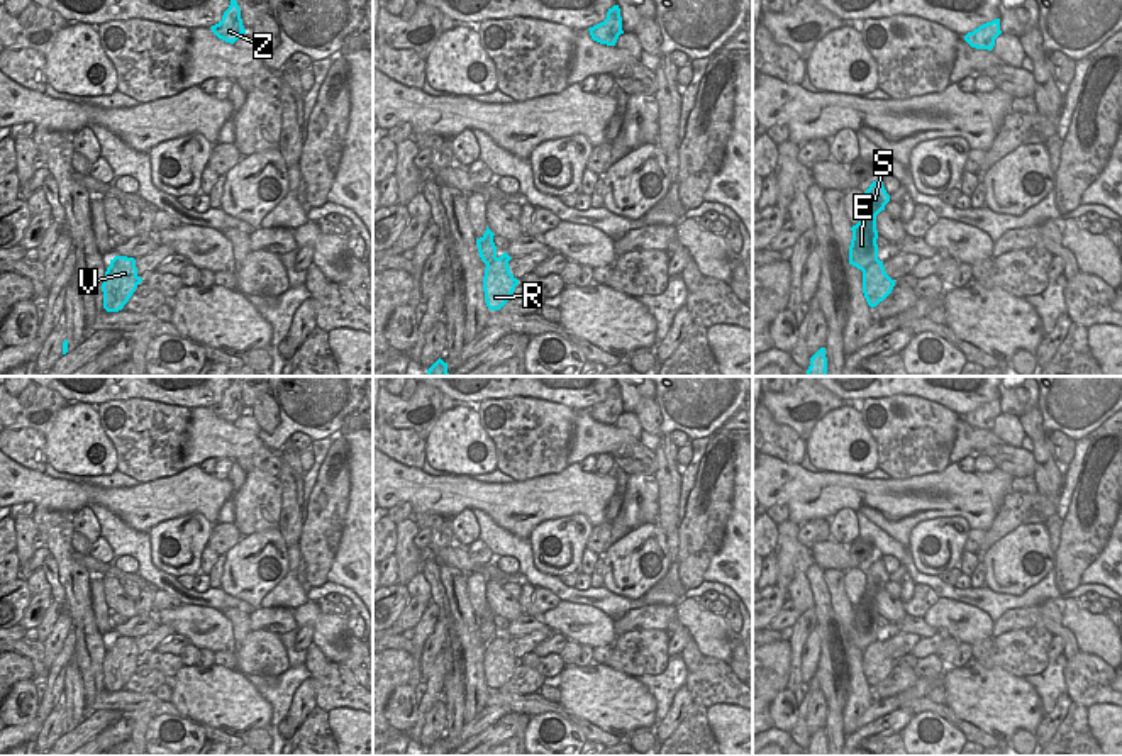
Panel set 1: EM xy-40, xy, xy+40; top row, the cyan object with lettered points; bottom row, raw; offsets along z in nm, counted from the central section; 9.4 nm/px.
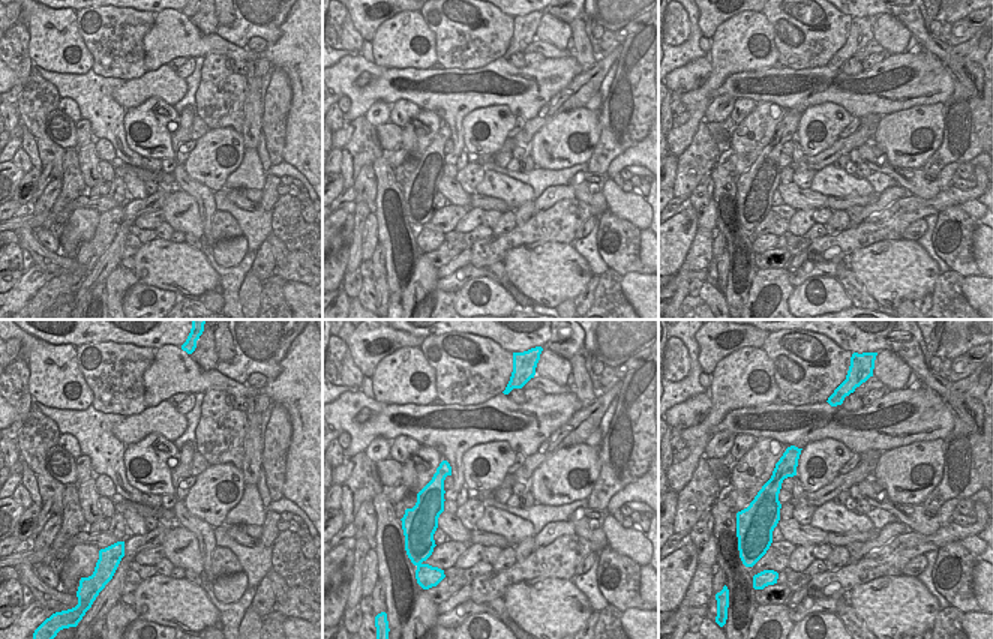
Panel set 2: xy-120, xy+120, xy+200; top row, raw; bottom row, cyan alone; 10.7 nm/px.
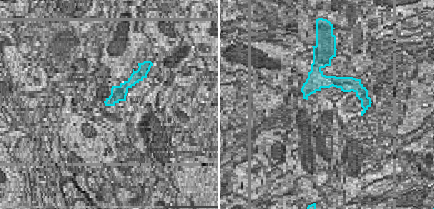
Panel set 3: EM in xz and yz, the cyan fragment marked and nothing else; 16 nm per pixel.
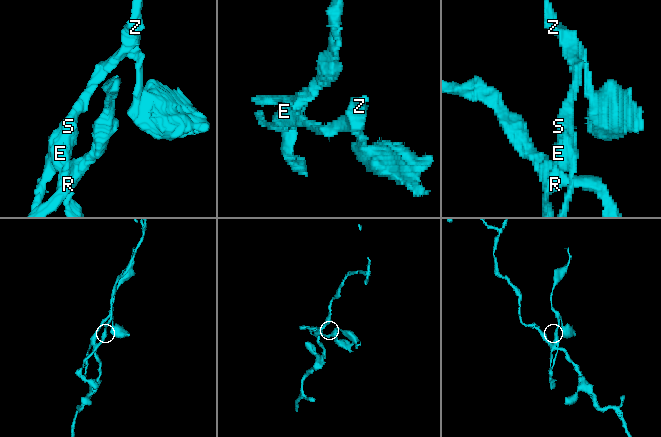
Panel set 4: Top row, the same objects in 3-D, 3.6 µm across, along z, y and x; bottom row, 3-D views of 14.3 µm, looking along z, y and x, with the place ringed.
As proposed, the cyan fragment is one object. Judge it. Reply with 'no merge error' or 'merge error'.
merge error

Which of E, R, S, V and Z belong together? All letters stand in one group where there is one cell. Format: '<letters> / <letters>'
E S Z / R V

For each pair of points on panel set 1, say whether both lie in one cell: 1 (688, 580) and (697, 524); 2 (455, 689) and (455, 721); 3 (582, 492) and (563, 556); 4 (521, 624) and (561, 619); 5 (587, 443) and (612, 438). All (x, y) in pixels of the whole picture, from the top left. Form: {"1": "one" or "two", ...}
{"1": "one", "2": "one", "3": "two", "4": "two", "5": "one"}

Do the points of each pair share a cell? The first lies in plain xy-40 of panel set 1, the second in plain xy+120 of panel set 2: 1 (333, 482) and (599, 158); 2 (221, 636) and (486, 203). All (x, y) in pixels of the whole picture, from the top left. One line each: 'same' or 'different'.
1: same
2: different

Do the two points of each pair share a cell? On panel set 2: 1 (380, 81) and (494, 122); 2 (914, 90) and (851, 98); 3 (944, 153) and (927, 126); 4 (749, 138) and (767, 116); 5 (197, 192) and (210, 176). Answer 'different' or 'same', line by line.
1: different
2: same
3: different
4: same
5: different

